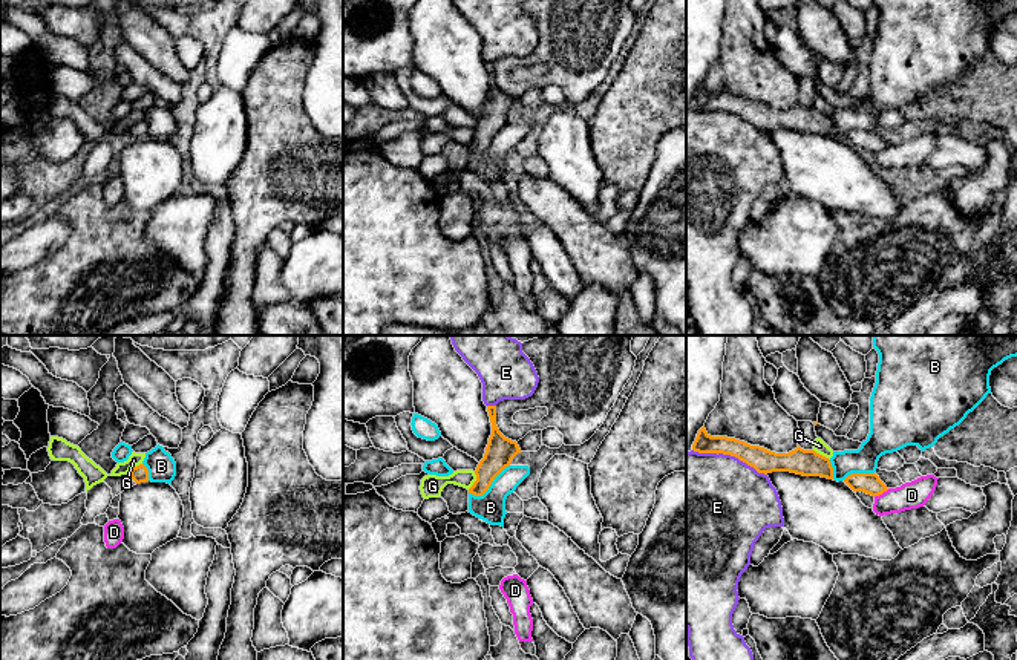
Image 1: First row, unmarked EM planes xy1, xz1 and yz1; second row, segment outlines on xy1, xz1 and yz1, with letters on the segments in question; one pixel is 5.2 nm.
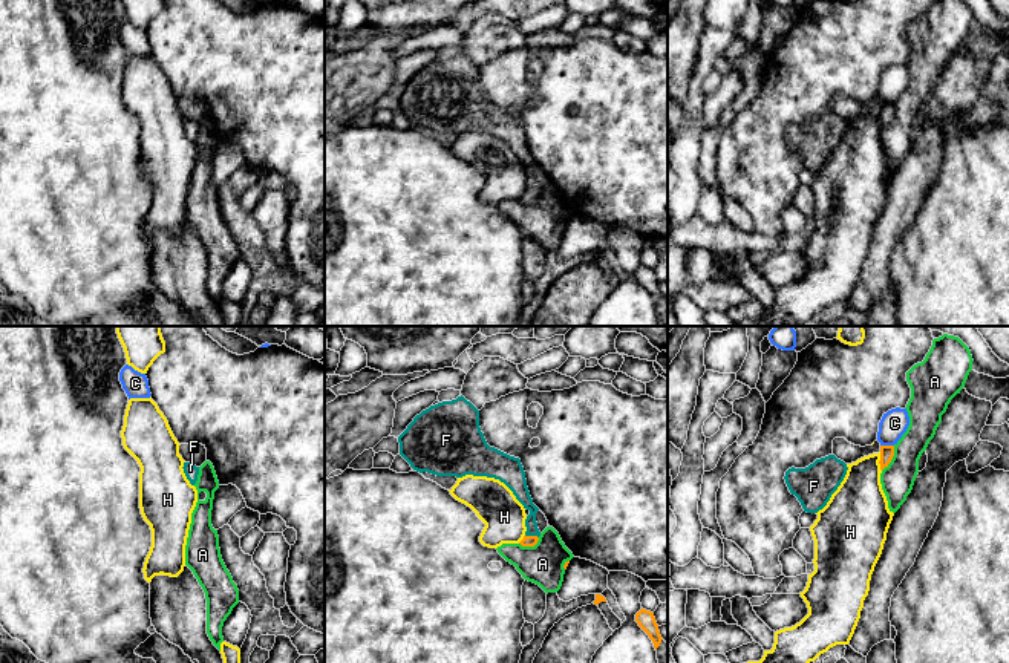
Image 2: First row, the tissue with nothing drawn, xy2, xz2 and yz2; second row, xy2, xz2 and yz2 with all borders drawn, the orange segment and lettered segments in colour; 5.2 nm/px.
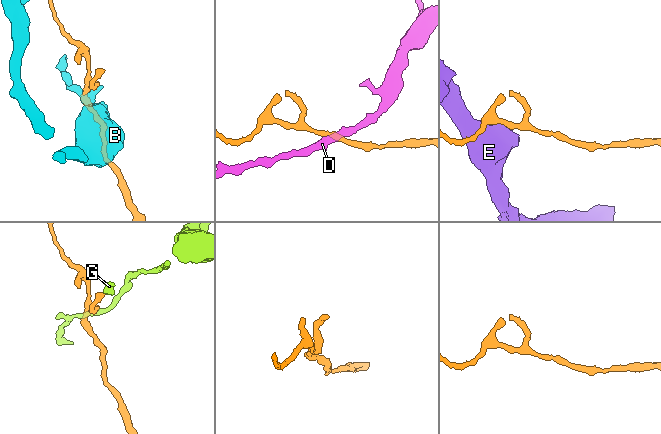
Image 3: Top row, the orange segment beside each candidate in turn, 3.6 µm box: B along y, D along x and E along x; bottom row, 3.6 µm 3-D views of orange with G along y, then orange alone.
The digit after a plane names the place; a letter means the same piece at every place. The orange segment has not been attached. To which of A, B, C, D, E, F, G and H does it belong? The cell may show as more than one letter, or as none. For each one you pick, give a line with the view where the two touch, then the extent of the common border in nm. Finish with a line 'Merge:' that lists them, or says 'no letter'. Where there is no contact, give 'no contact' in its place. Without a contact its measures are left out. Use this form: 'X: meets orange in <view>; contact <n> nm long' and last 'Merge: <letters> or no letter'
F: meets orange in xz2; contact 70 nm long
Merge: F

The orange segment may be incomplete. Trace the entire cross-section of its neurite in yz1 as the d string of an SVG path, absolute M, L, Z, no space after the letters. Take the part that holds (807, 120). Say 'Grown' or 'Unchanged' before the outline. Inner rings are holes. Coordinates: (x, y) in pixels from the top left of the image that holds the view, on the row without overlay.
Unchanged. M705 83L698 87L692 107L698 110L723 110L735 113L764 132L772 129L790 129L803 133L833 136L830 116L815 107L804 107L798 103L789 110L775 110L735 95L711 93Z

